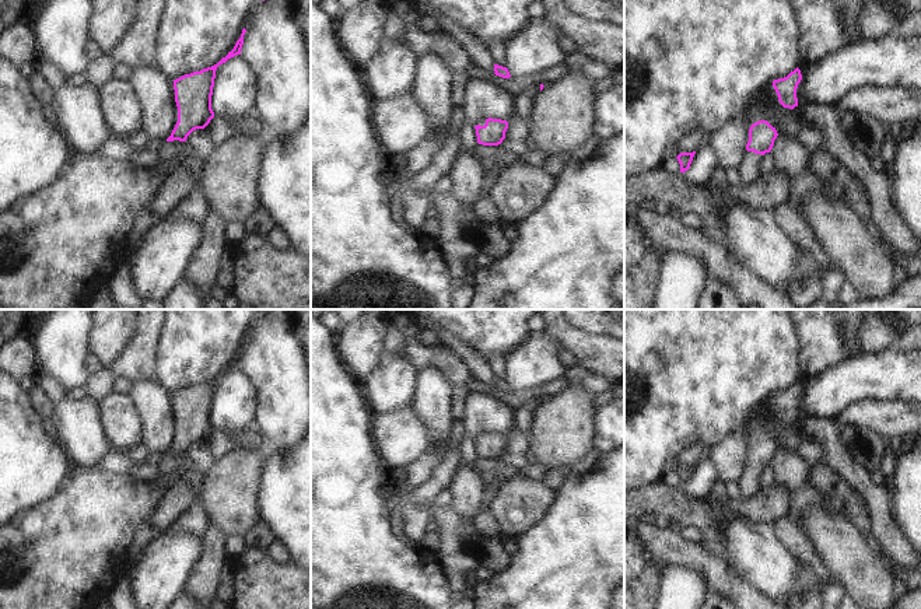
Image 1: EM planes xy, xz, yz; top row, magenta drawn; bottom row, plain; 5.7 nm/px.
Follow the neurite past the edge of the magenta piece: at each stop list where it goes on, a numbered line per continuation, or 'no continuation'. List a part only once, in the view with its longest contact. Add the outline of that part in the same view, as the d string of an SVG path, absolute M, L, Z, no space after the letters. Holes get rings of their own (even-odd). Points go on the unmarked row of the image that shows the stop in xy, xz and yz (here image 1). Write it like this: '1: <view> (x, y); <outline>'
1: yz (748, 482); M747 465L743 468L742 476L738 479L738 484L740 487L740 498L754 498L759 493L759 479L763 469L756 468L753 465Z

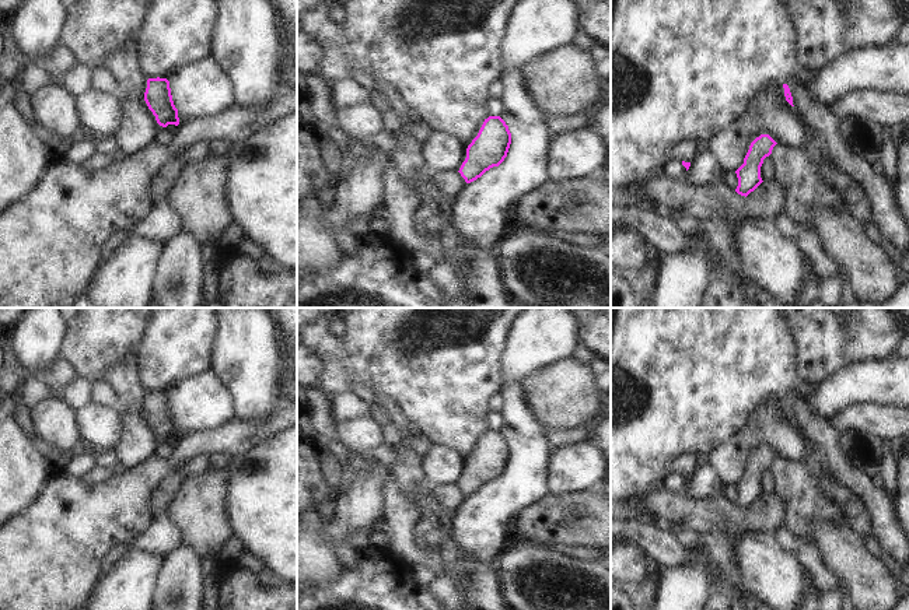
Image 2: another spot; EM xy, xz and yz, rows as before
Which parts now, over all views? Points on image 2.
no continuation

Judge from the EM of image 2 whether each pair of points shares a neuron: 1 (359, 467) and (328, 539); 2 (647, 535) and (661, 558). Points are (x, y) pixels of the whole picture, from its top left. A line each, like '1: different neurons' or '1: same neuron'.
1: same neuron
2: same neuron

